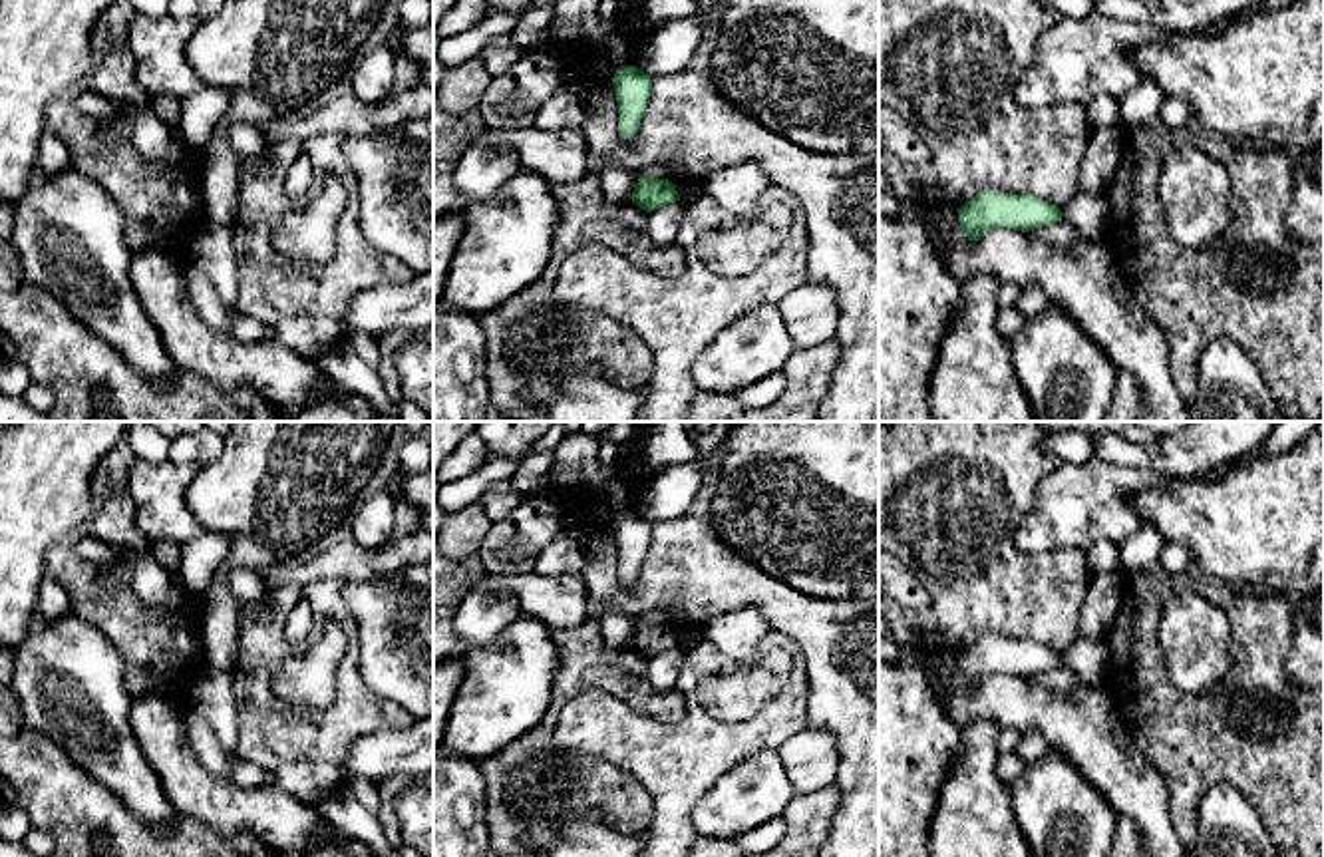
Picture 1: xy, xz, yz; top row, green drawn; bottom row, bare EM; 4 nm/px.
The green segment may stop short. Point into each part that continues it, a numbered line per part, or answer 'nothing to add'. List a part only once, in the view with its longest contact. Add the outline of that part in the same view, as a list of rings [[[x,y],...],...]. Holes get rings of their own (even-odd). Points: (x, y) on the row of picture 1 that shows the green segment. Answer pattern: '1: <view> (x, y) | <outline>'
nothing to add

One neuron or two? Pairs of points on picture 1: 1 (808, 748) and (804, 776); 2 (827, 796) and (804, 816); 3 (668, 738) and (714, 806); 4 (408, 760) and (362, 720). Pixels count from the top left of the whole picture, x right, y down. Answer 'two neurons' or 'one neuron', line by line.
1: one neuron
2: one neuron
3: two neurons
4: two neurons

